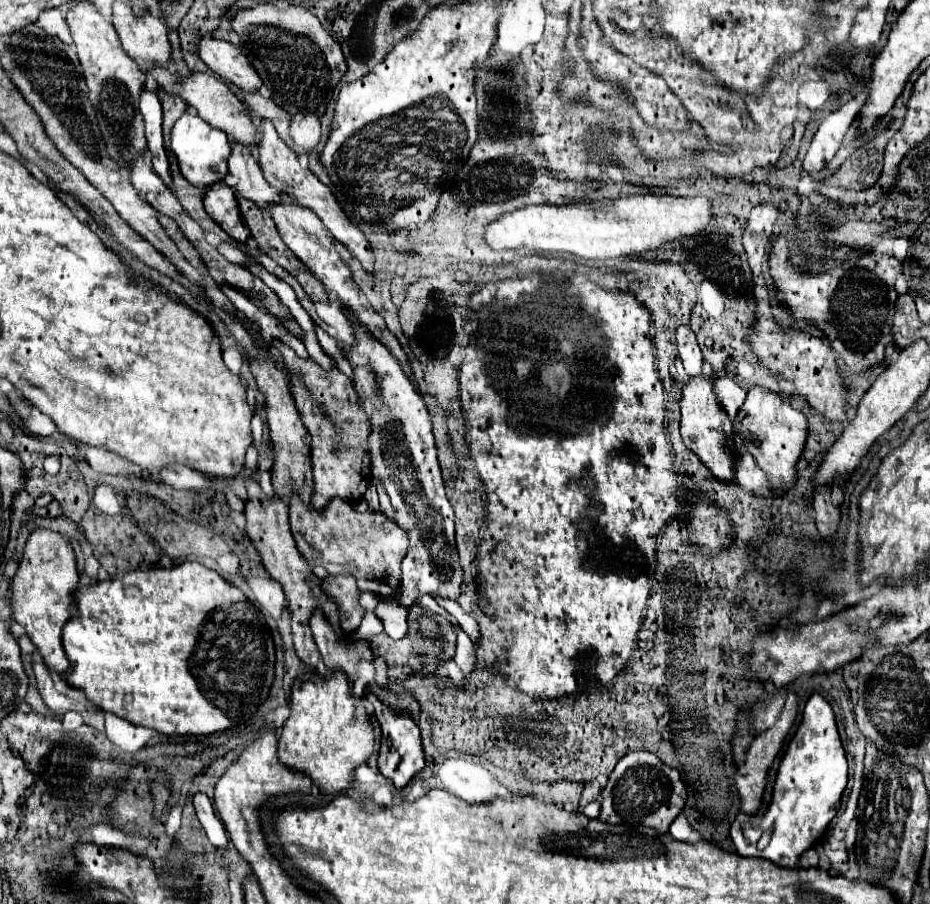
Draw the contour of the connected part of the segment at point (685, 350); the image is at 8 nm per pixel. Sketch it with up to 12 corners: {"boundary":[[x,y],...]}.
{"boundary":[[690,324],[676,328],[688,376],[702,372],[702,352]]}

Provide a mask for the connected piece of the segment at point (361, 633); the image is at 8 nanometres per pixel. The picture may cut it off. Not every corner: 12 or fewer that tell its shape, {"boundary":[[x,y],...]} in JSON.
{"boundary":[[374,613],[362,618],[350,640],[368,641],[382,632]]}

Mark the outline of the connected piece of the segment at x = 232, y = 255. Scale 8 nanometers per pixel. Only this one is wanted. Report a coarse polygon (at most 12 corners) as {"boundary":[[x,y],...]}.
{"boundary":[[234,244],[218,246],[228,262],[244,264],[246,254]]}

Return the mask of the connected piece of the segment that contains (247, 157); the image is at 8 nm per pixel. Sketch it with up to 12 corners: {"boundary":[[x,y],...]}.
{"boundary":[[232,140],[228,170],[236,190],[266,212],[280,202],[250,146]]}

